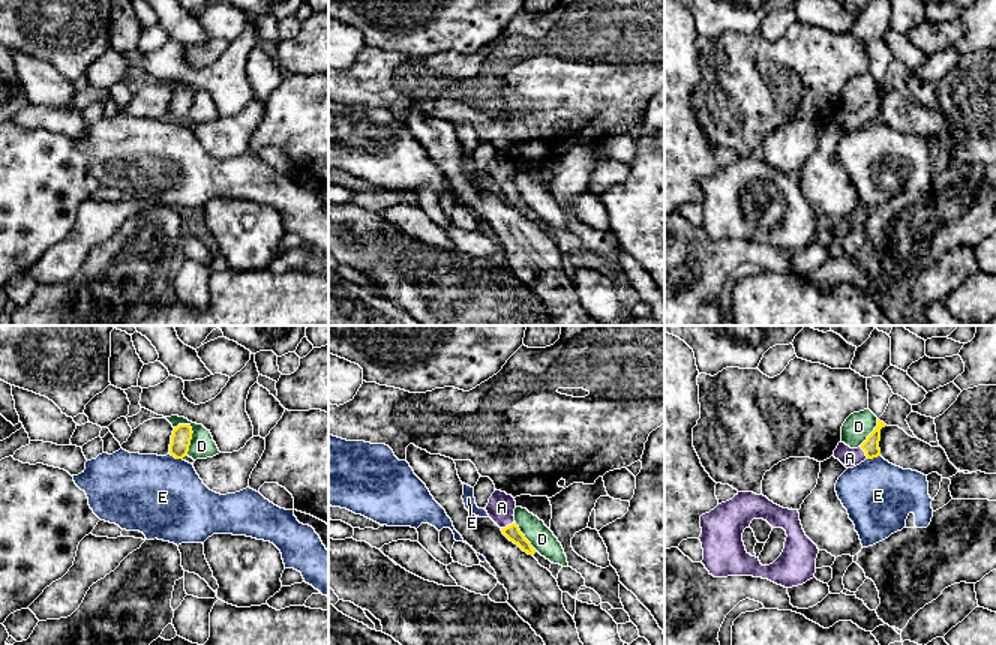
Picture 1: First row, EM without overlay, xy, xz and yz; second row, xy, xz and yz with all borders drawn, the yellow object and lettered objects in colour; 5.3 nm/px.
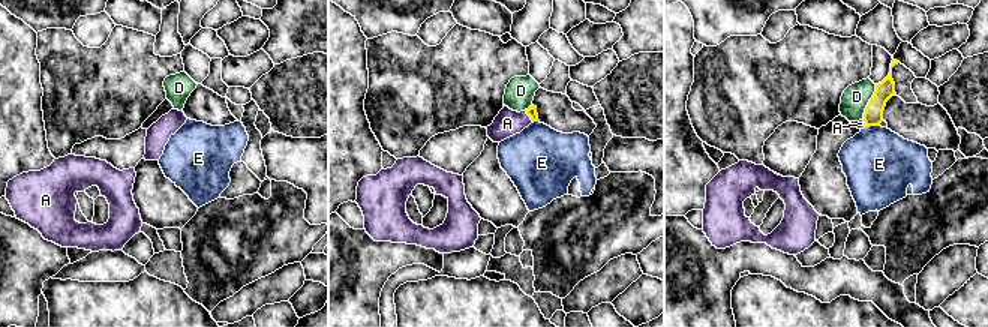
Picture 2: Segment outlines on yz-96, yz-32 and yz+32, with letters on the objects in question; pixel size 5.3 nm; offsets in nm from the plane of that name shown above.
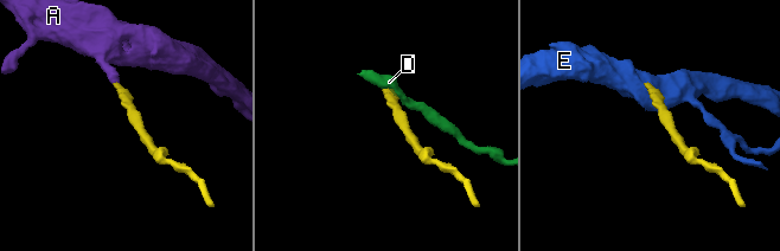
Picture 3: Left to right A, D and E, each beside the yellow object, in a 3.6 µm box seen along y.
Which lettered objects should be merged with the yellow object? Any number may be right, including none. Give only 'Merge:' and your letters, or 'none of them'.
Merge: A

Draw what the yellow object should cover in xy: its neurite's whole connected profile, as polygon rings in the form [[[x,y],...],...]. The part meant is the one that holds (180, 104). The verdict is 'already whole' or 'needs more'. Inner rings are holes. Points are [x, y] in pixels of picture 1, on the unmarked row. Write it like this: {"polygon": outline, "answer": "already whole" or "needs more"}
{"polygon": [[[178,88],[174,92],[171,99],[170,118],[176,123],[183,123],[189,116],[192,98],[194,96],[190,88]]], "answer": "already whole"}

